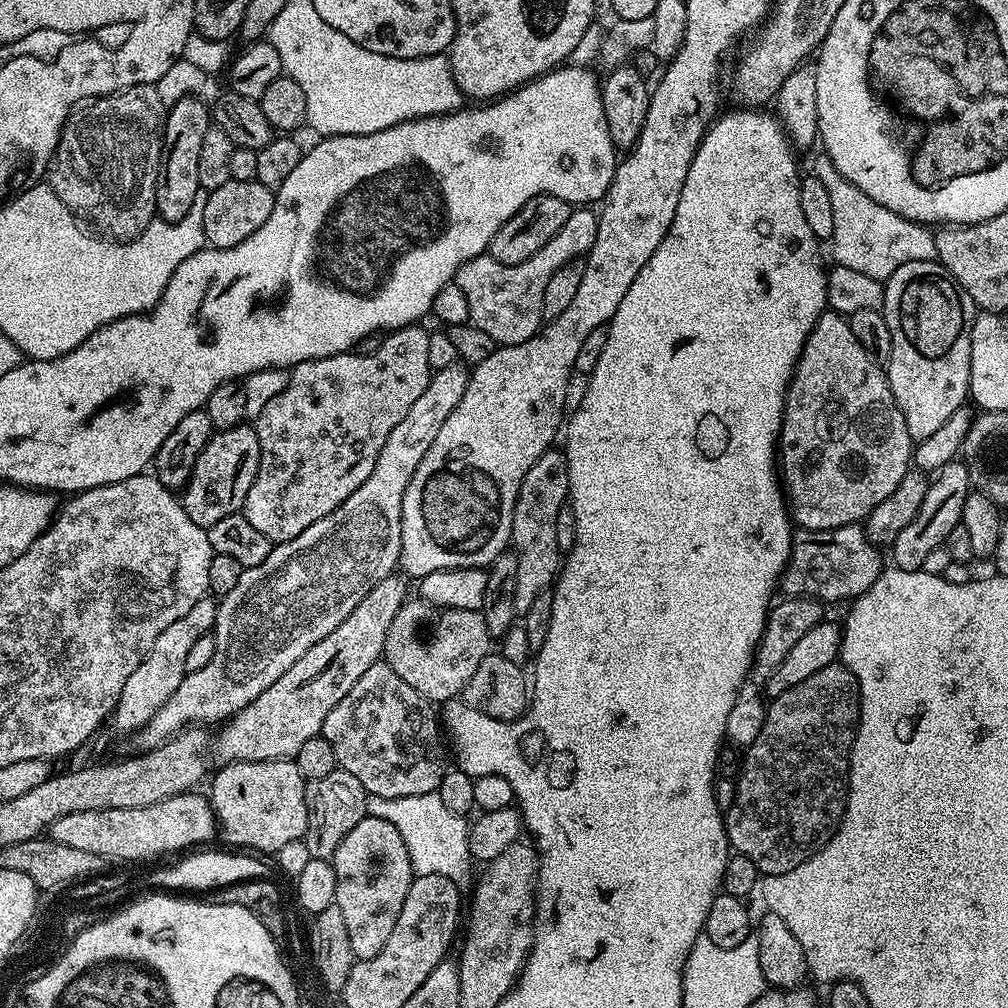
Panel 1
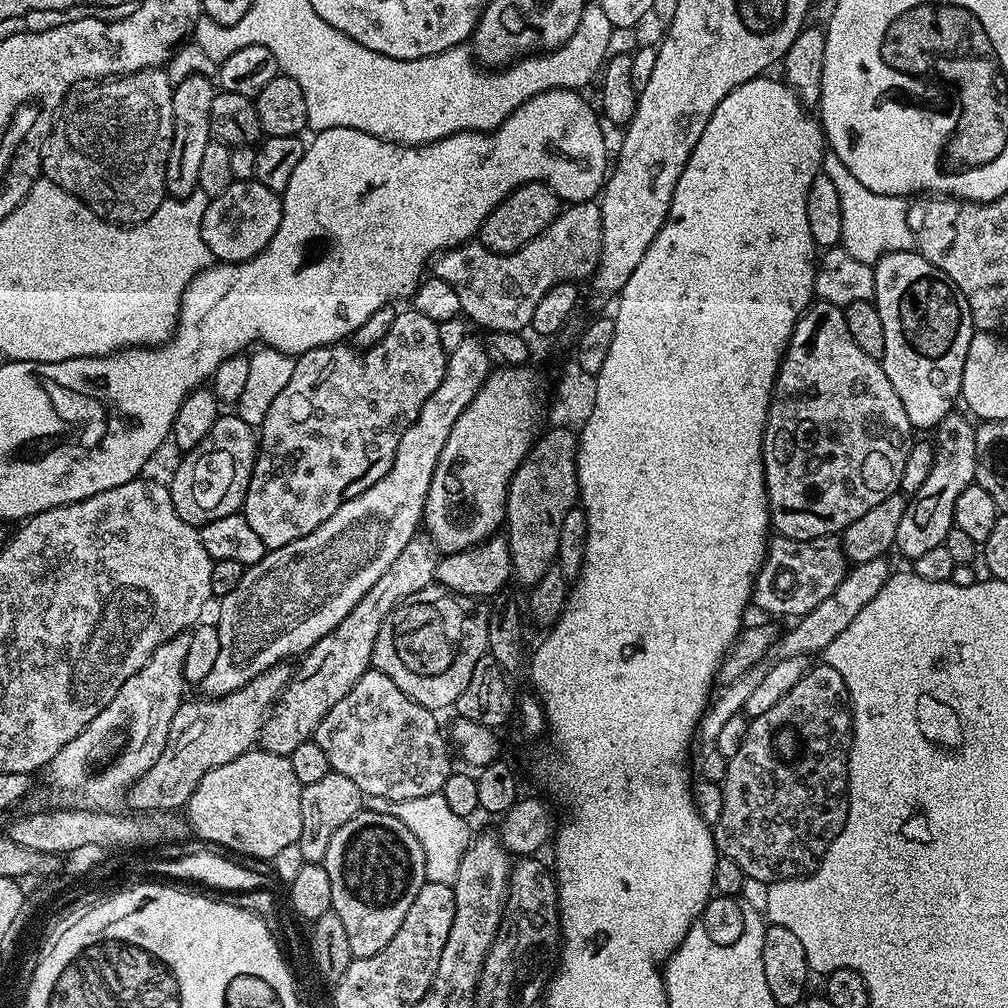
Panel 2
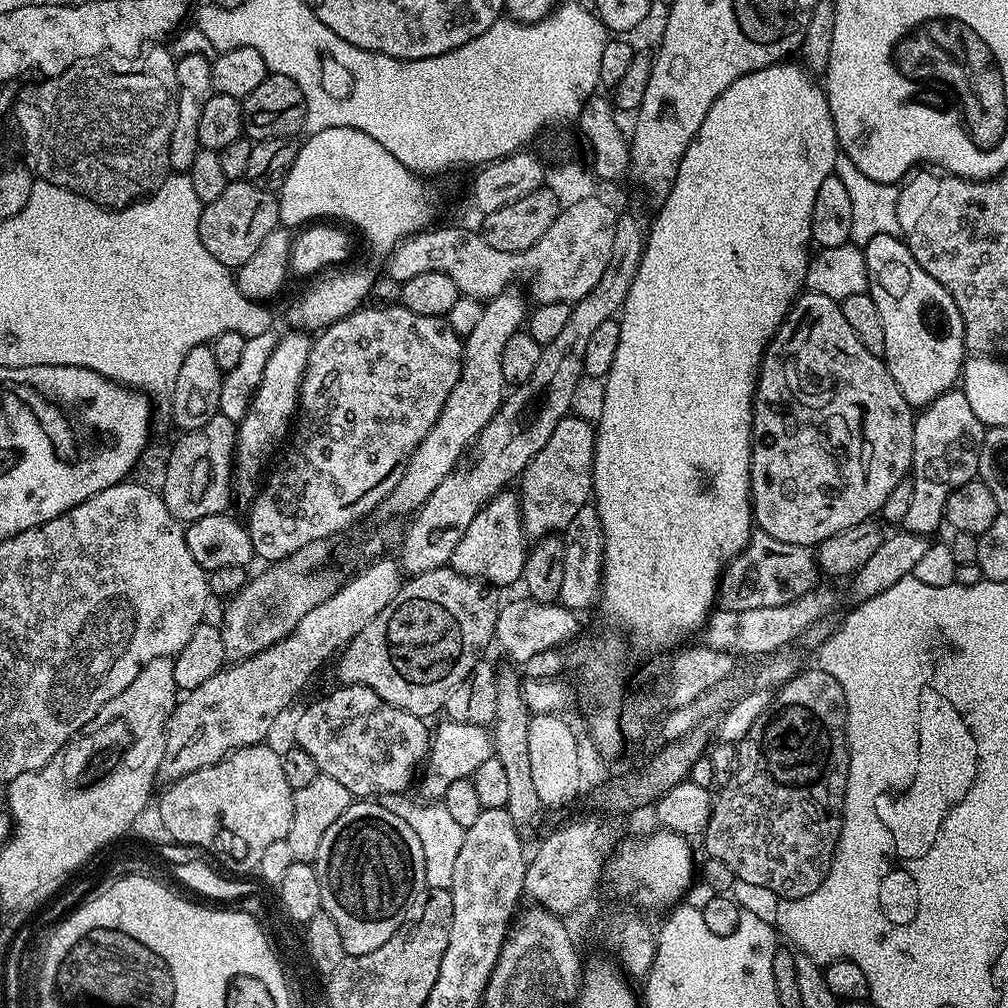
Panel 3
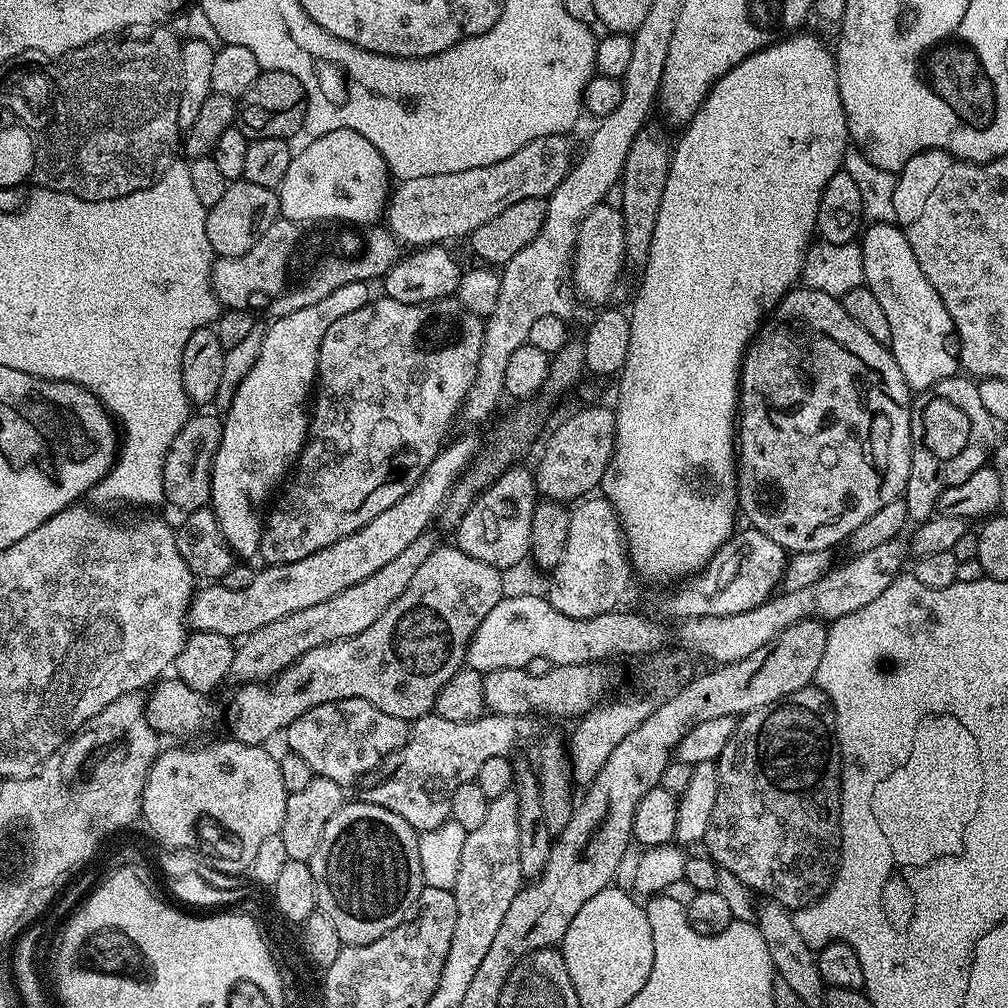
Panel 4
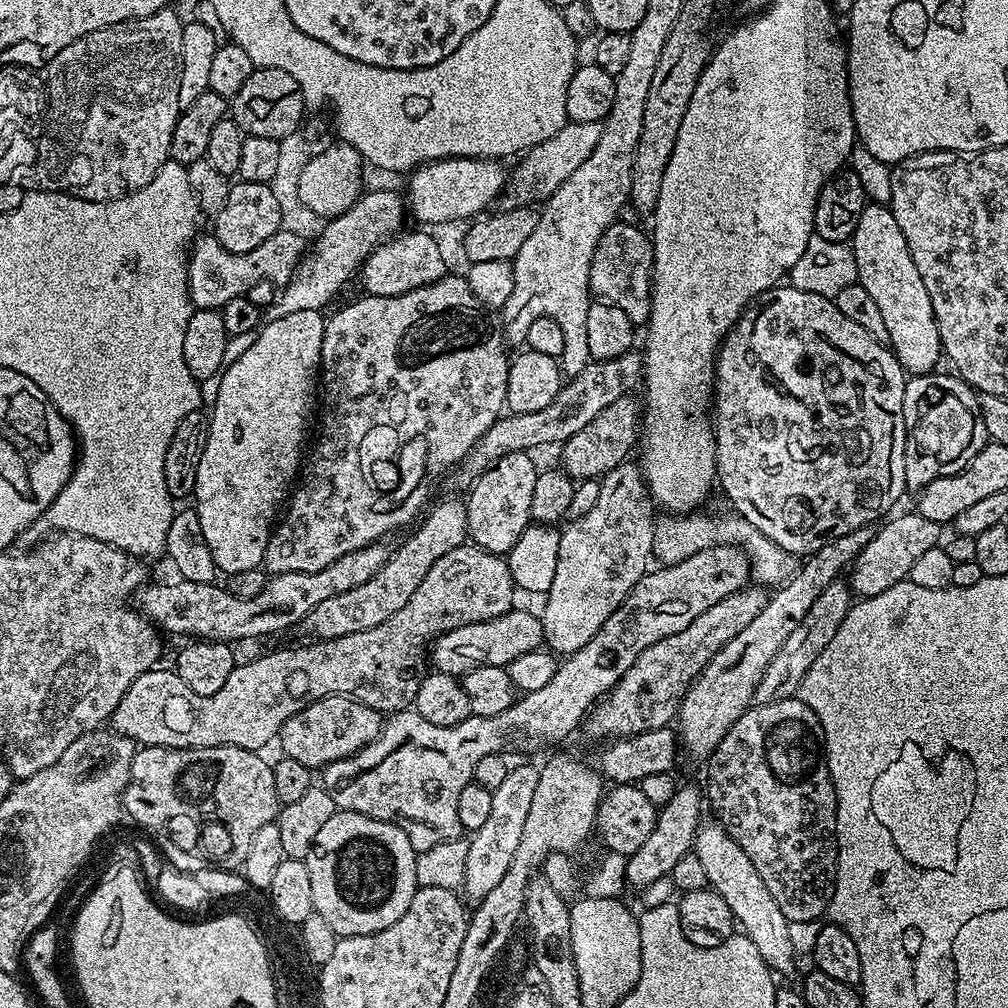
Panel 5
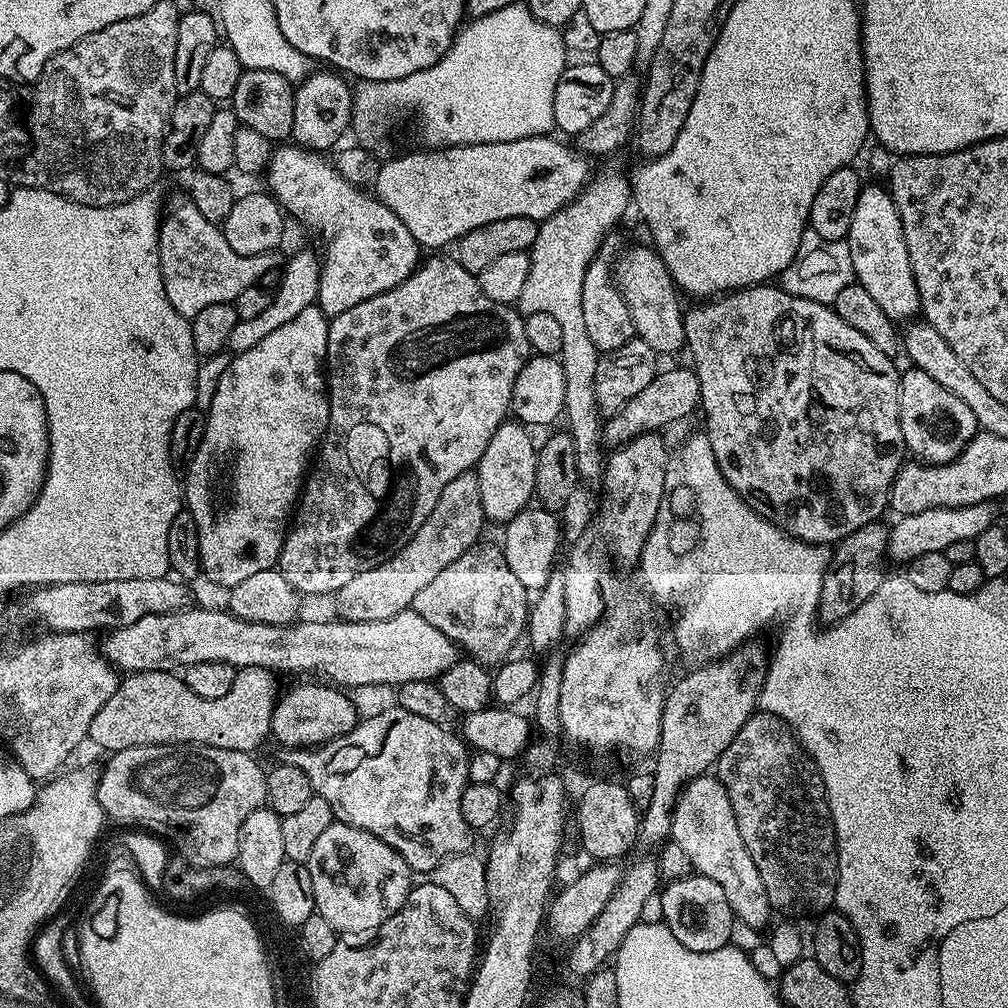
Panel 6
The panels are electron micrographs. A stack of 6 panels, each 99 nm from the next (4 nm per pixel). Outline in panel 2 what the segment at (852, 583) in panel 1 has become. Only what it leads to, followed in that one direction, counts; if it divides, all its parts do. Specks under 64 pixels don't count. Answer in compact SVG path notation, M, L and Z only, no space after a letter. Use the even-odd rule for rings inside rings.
M776 534L769 539L768 553L752 587L751 603L772 616L808 616L814 606L830 598L848 573L850 561L844 556L843 543L836 536L809 540L786 540Z

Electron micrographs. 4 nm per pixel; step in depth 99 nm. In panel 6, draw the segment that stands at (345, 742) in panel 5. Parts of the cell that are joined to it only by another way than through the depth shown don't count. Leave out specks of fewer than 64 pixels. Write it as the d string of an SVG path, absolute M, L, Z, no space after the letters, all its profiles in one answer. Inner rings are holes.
M328 682L296 684L289 692L279 693L272 715L271 739L281 744L281 749L319 748L339 736L347 736L358 723L356 708L347 691Z

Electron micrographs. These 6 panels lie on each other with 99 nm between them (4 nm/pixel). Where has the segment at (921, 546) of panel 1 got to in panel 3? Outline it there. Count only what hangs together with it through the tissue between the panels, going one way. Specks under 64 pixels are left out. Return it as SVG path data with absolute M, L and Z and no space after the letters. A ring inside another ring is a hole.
M960 390L943 392L938 398L934 398L934 402L925 404L915 413L912 421L912 467L910 469L914 499L910 502L904 519L903 531L928 538L939 524L945 523L944 507L949 491L977 479L978 454L982 450L985 431L986 425L980 421L978 414L974 414L974 410L970 410L970 402L966 402L964 393Z

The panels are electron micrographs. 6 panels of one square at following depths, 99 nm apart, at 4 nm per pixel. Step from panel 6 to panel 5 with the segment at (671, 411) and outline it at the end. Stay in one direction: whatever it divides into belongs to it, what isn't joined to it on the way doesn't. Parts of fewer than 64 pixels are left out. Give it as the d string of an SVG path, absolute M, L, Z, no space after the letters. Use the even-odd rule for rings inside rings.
M629 394L617 398L611 406L606 406L606 410L602 410L602 414L598 414L598 418L582 426L582 430L578 430L578 434L574 434L574 438L570 438L559 449L559 463L573 481L603 477L604 473L614 470L614 466L625 463L631 457L628 456L631 452L633 455L642 428L642 404L634 397Z

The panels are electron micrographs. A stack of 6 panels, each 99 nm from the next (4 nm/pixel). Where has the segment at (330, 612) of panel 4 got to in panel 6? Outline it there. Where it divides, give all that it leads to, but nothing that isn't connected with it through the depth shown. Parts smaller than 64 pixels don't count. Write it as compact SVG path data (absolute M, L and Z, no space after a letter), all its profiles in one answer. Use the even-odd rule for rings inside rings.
M475 471L458 474L438 494L438 502L434 510L422 522L422 526L386 562L374 566L370 570L362 570L362 574L354 574L346 586L342 586L334 594L334 600L340 603L339 619L350 622L382 622L386 618L394 618L394 614L402 614L412 608L414 598L450 562L455 562L466 554L466 550L475 548L481 543L480 531L486 527L484 511L482 510L482 490L478 490L478 478Z

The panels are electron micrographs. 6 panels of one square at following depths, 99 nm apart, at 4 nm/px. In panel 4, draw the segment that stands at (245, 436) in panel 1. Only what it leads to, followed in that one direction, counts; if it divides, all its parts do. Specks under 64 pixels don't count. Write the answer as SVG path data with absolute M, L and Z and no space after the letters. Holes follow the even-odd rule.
M189 415L188 421L178 430L174 442L170 442L170 450L164 463L164 498L170 505L181 508L187 514L205 507L211 501L210 482L212 481L212 463L214 454L222 442L224 425L221 417Z

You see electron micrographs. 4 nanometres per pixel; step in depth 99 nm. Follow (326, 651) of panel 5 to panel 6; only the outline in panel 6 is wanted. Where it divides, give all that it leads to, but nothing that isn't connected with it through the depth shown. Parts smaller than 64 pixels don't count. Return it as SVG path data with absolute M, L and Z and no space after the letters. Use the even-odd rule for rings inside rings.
M481 542L477 544L475 548L466 550L466 554L462 554L462 558L458 558L455 562L450 562L450 566L446 566L446 570L442 570L442 574L438 574L438 578L434 578L434 582L428 583L426 587L420 591L418 598L414 598L412 608L421 614L431 613L431 608L436 608L434 623L438 630L442 630L442 634L446 634L446 638L453 640L455 644L463 649L463 651L467 653L471 659L475 660L476 663L485 666L499 666L513 655L514 651L512 651L512 647L514 647L519 640L522 640L522 637L525 635L528 626L528 613L530 611L530 592L518 582L517 575L507 566L503 551L501 551L497 545L495 548L492 544ZM250 666L237 671L234 686L230 686L230 691L223 698L198 698L198 694L194 694L194 690L190 690L190 686L186 686L179 675L171 672L133 672L117 683L106 706L102 706L98 714L94 714L87 739L93 740L98 747L105 748L105 753L108 754L151 744L194 744L206 748L255 753L256 747L264 739L267 741L272 734L272 715L278 699L276 680L277 673L270 669Z

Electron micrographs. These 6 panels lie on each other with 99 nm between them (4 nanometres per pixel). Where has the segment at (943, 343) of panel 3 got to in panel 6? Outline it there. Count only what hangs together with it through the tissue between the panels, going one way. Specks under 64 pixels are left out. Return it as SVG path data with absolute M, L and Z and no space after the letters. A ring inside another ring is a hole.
M876 184L869 188L868 185L861 187L846 243L858 283L873 296L878 306L882 306L882 310L886 310L890 319L897 322L911 321L915 317L912 315L920 312L918 286L914 282L900 215L887 187L879 188Z

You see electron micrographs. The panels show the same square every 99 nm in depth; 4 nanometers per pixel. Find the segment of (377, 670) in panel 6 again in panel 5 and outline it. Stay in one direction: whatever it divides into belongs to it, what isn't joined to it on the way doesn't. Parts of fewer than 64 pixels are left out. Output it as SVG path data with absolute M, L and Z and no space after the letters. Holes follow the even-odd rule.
M513 610L486 622L458 626L436 637L430 648L430 664L437 672L462 678L472 668L507 668L519 655L539 649L545 643L544 626L539 615Z

